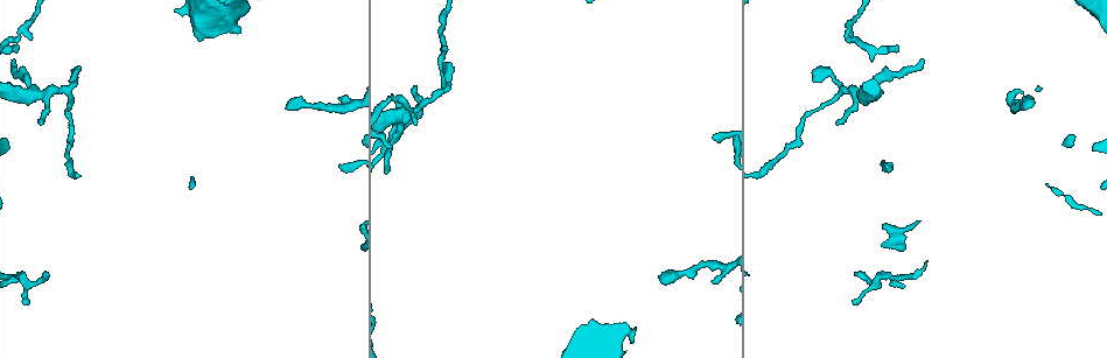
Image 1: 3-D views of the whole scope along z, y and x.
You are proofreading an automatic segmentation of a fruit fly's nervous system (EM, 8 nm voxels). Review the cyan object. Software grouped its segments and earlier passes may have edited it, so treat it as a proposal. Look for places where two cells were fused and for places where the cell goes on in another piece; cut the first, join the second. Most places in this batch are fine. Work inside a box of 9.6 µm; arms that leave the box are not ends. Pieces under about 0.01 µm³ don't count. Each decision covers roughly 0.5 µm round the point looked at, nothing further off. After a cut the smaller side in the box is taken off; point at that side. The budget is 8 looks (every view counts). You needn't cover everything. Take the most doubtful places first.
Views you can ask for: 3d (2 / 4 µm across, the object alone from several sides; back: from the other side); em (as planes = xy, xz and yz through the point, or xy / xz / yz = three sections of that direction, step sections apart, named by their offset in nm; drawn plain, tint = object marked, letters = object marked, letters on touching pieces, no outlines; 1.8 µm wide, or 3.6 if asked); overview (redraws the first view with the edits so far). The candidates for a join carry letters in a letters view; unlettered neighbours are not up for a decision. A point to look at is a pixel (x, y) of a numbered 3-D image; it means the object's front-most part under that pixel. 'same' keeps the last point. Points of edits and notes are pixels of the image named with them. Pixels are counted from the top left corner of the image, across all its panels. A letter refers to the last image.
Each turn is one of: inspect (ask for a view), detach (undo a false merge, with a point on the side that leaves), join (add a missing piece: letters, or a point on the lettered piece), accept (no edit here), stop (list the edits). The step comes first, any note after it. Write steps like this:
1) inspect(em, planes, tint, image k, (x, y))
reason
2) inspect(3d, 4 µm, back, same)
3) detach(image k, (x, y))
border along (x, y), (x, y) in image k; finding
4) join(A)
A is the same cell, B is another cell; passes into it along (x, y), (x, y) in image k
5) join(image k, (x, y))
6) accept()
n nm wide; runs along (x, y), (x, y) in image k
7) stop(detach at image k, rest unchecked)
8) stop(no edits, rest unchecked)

inspect(em, yz, step 8, letters, image 1, (1028, 96))
an open end

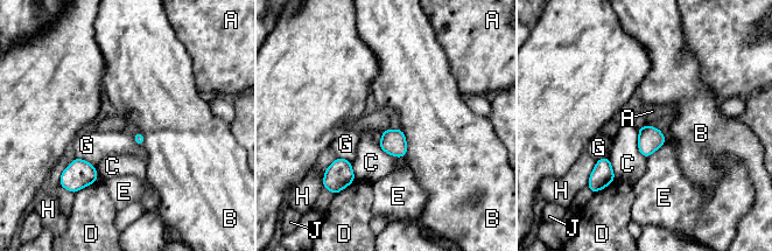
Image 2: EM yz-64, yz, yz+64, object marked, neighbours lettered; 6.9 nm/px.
accept()
A, B, C, D, E, G, H and J are other cells; border along (77, 157), (93, 166) in image 2; none of them fits

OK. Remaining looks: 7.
inspect(3d, 2 µm, image 1, (857, 273))
free end

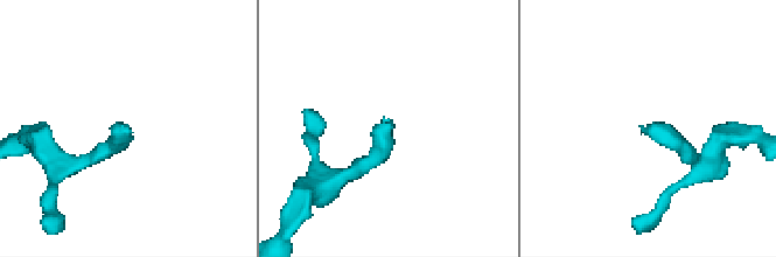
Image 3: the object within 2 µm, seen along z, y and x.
inspect(em, xz, step 4, plain, image 3, (389, 122))

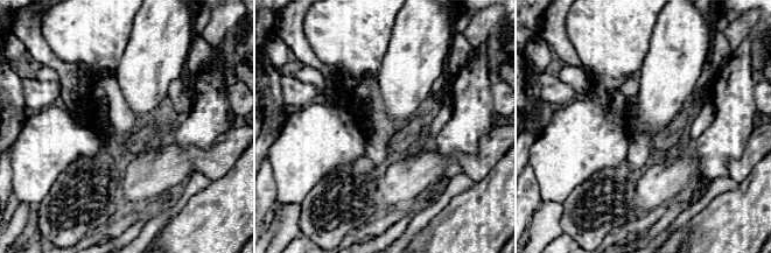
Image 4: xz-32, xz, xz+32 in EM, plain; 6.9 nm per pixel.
inspect(em, xz, step 4, letters, same)

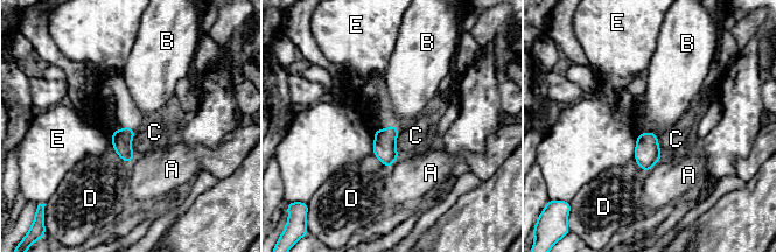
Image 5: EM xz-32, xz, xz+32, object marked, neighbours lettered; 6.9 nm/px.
accept()
130 nm wide; A, B, C, D and E are other cells; border along (637, 134), (652, 132), (657, 137) in image 5; none of them fits

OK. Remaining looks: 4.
inspect(em, yz, step 4, tint, image 1, (863, 97))
calibre changes

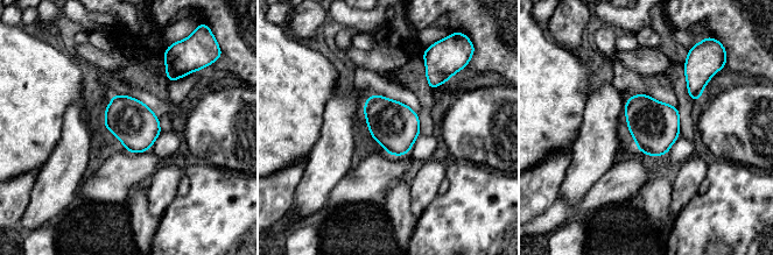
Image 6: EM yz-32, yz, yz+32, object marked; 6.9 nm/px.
inspect(em, planes, letters, same)
cut it another way

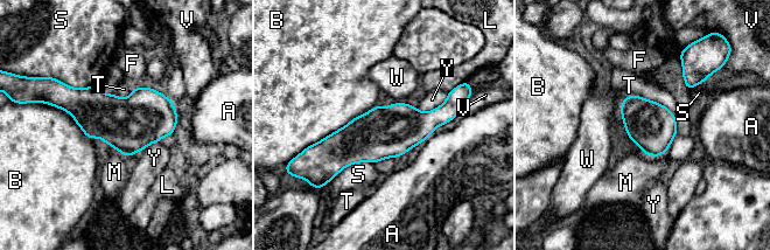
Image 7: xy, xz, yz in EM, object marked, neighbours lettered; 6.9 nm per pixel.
accept()
A, B, F, L, M, S, T, V, W and Y are other cells; runs along (452, 110), (342, 148), (317, 148) in image 7; one cell here

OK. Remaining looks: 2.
stop(no edits, rest unchecked)

